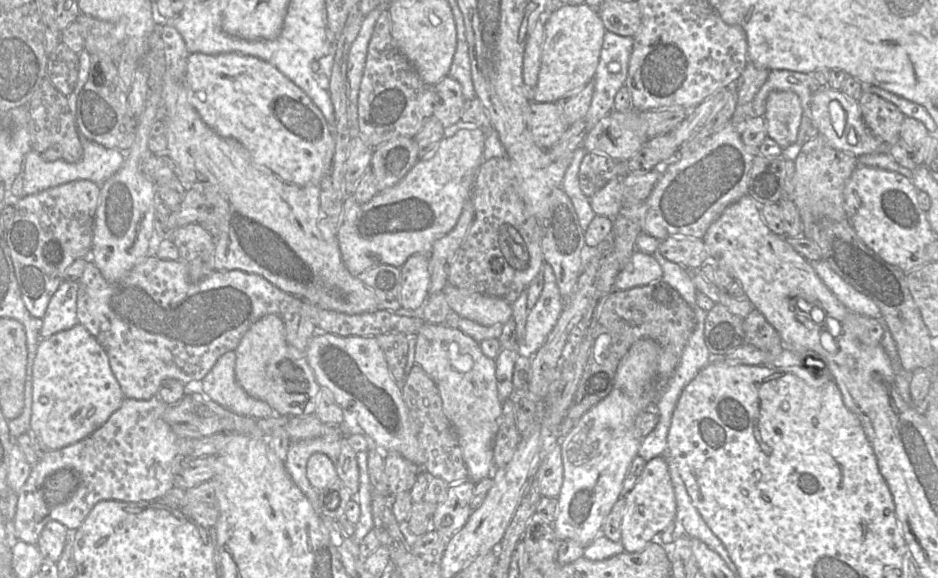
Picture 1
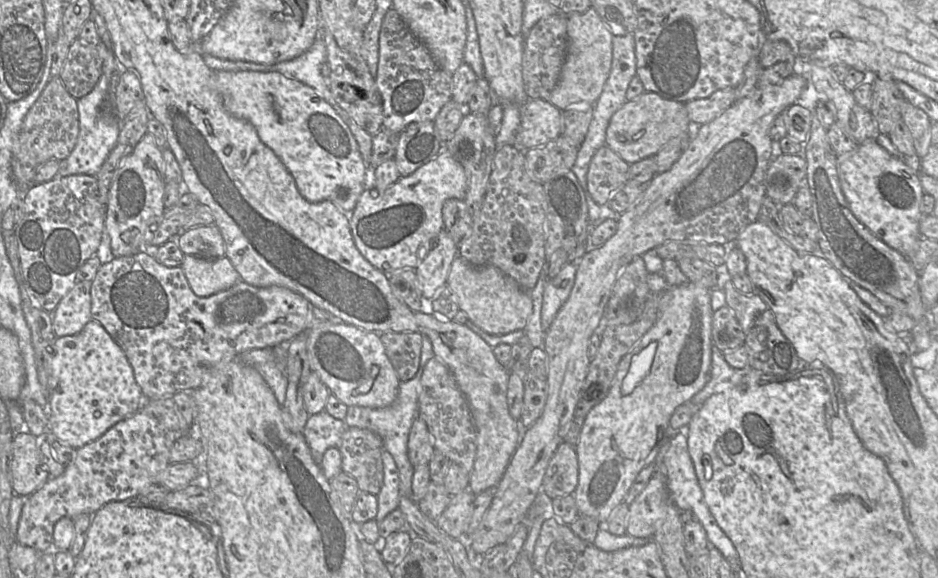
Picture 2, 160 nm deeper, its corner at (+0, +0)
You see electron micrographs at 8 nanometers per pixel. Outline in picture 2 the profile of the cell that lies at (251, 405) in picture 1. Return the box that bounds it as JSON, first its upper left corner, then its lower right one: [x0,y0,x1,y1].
[238,349,288,406]

